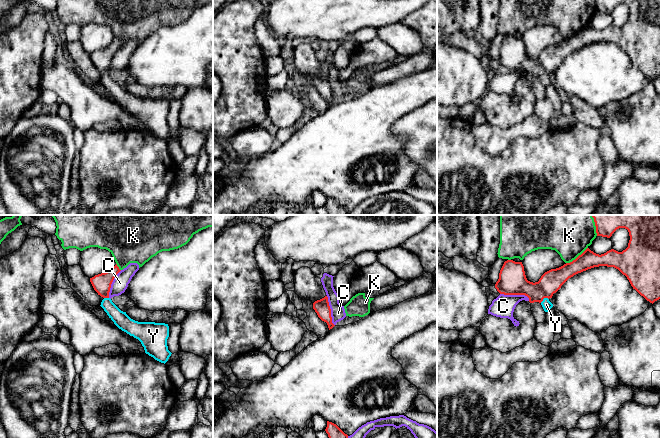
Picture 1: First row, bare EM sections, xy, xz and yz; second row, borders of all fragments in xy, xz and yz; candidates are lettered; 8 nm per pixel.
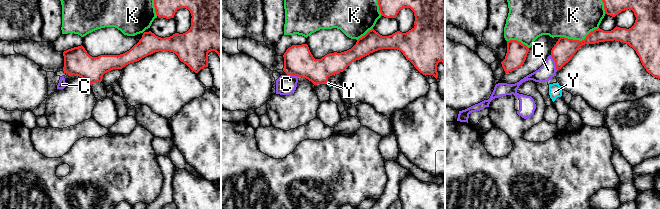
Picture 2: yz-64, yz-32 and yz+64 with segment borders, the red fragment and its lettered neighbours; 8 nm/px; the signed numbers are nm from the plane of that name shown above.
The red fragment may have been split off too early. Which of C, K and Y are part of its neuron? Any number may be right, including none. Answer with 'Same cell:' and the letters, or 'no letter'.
Same cell: Y

